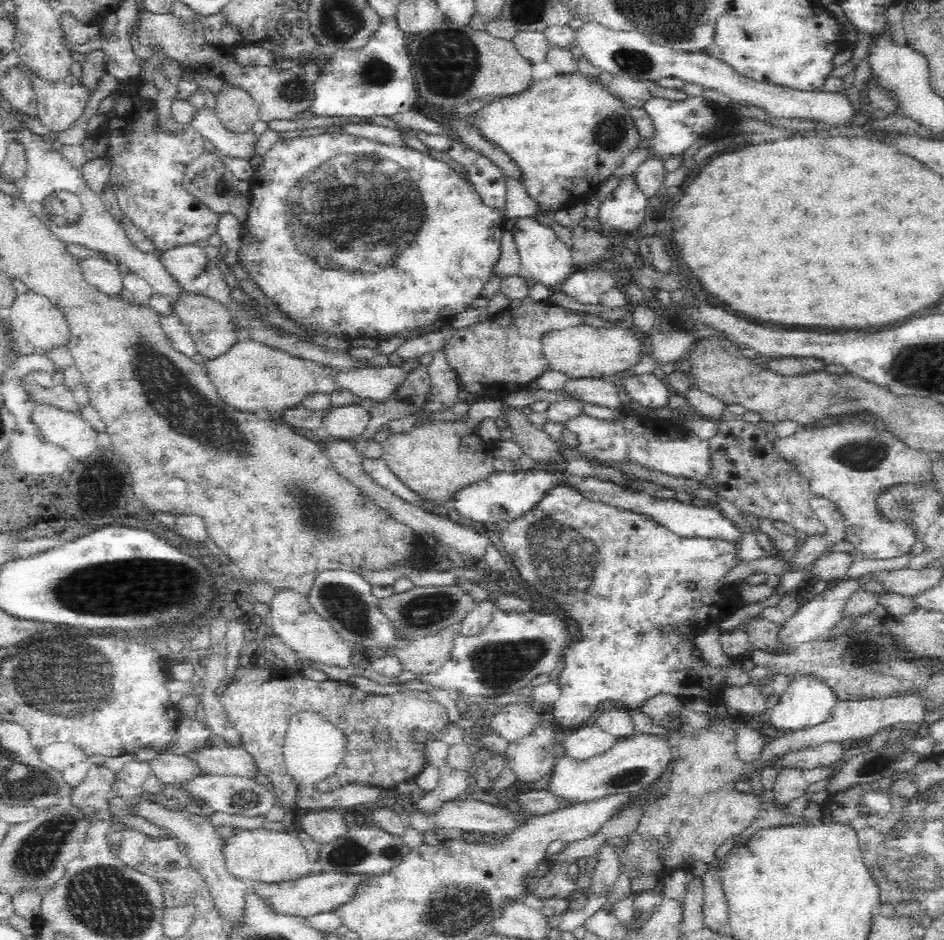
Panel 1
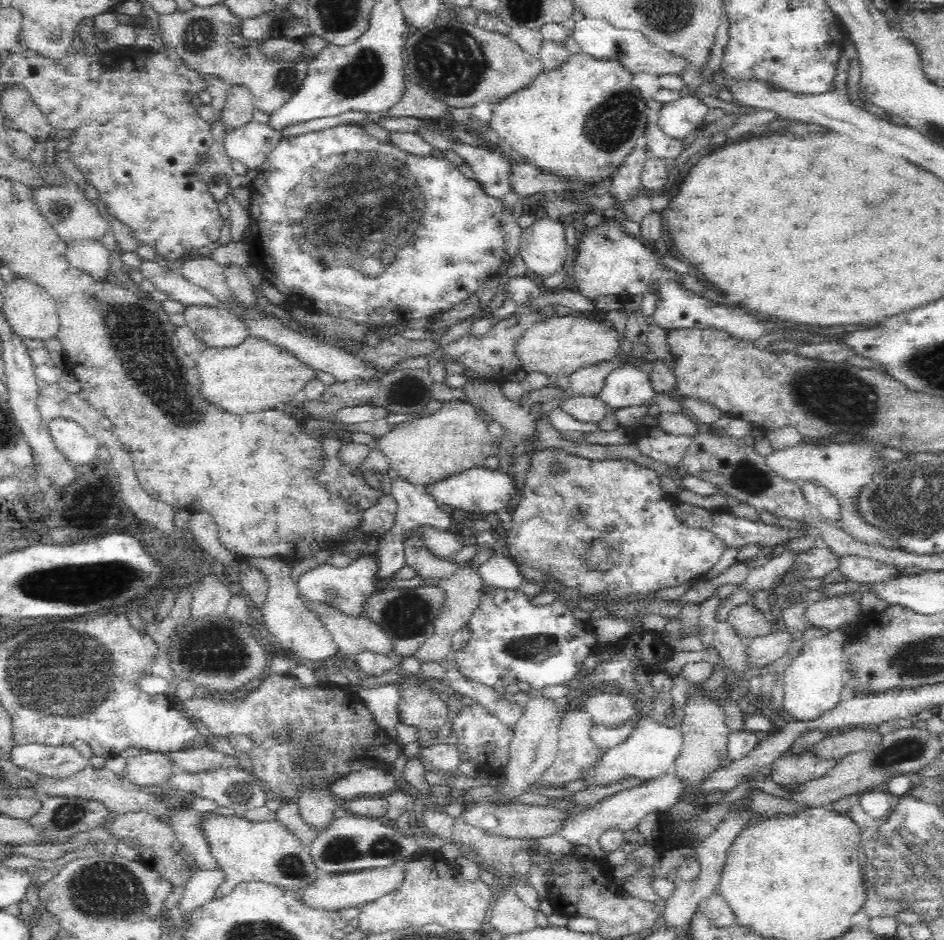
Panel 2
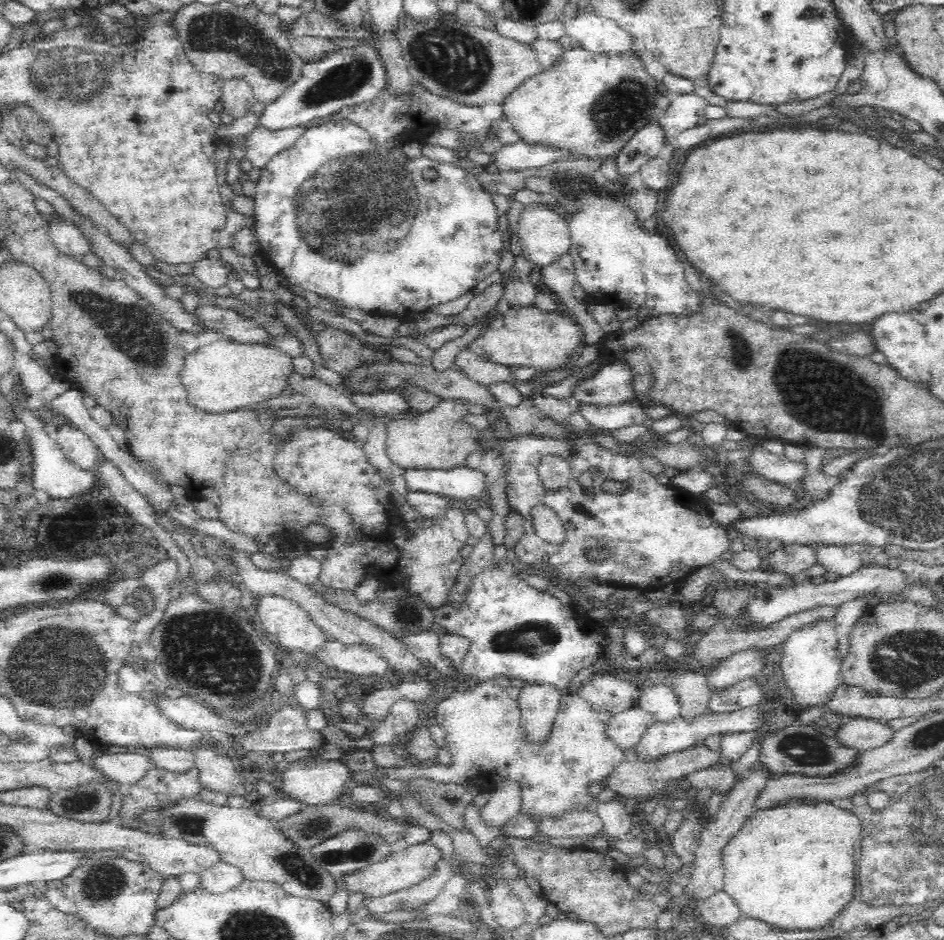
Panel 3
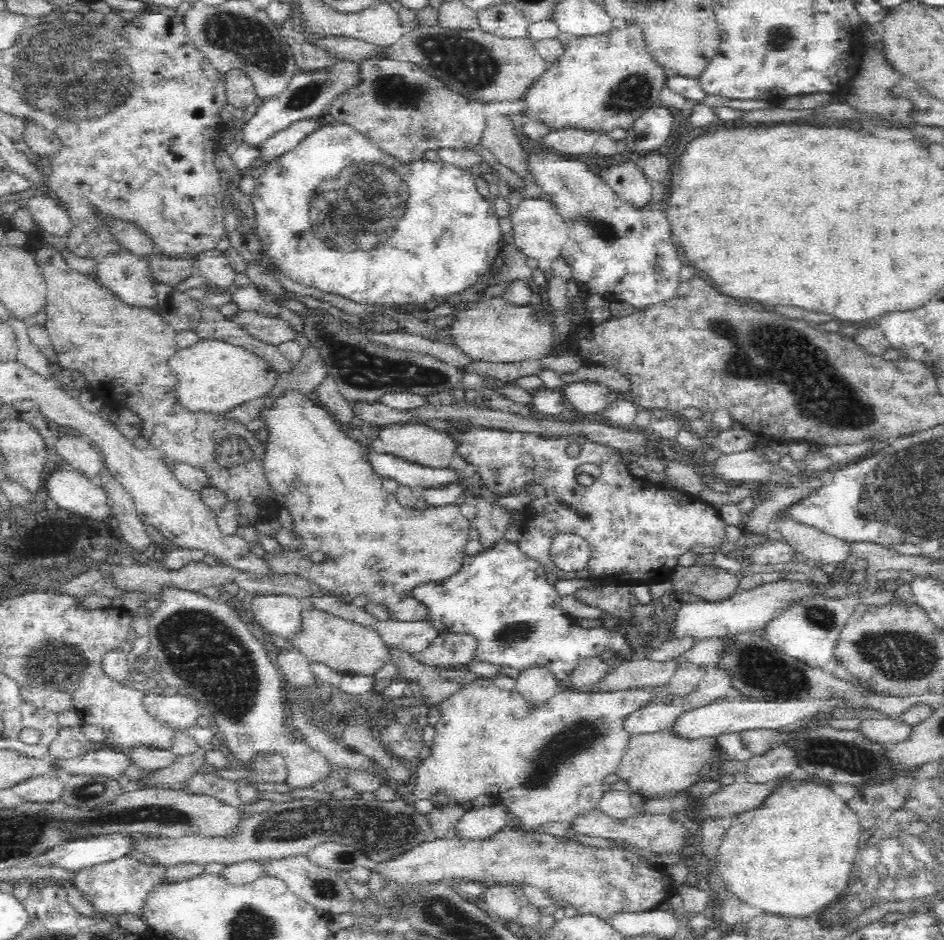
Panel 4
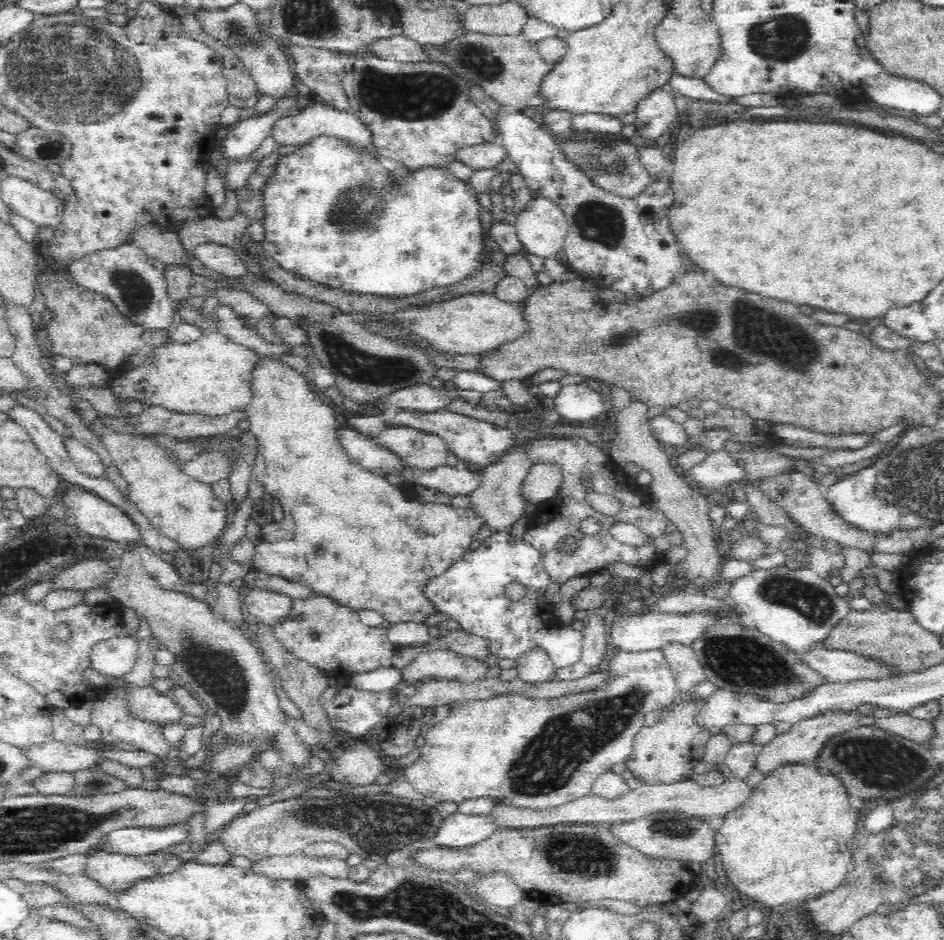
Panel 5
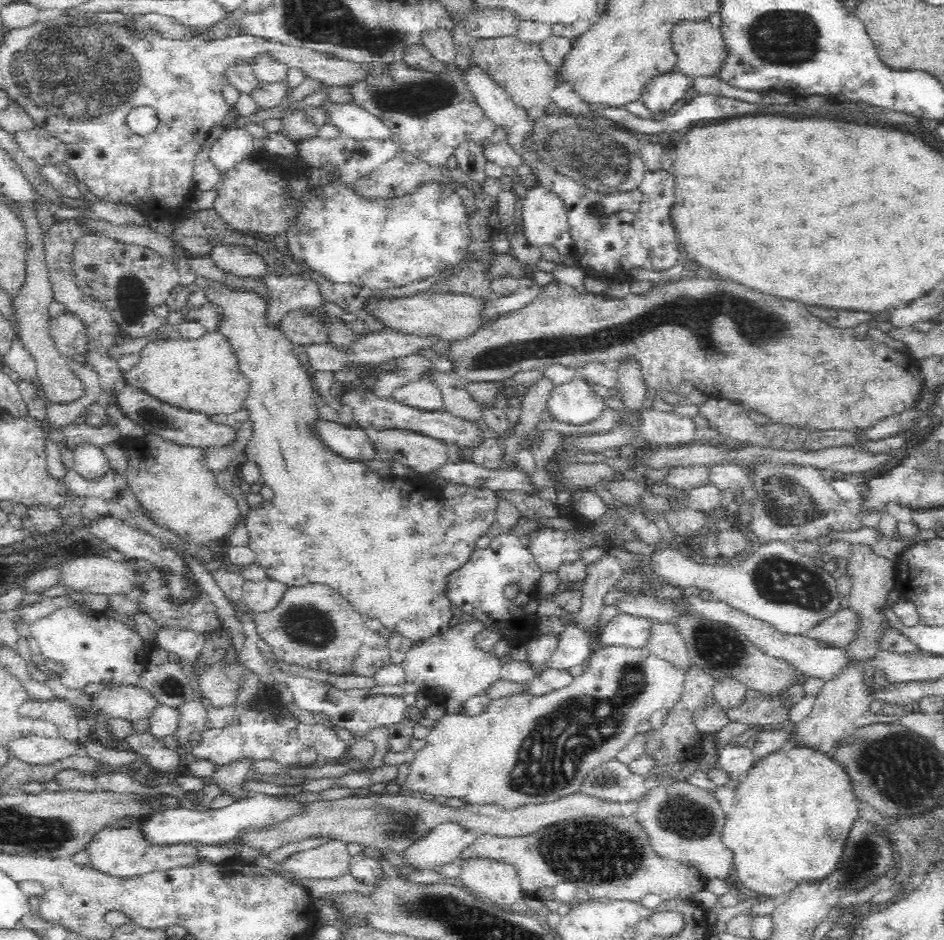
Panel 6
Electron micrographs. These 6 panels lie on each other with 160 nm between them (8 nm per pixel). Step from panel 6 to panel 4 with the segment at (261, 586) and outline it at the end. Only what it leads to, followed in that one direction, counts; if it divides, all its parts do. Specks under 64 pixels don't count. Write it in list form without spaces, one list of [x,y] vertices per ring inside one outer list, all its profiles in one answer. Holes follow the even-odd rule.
[[[286,594],[251,596],[246,605],[261,630],[284,638],[301,629],[301,613],[306,607],[301,599]]]

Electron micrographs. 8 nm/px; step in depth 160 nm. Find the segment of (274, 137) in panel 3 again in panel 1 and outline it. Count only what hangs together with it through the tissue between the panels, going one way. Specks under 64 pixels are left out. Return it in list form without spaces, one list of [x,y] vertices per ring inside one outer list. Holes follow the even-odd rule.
[[[206,105],[197,109],[190,125],[194,125],[224,156],[244,158],[248,161],[256,156],[256,144],[260,136],[252,129],[243,133],[228,130],[214,113],[214,109],[207,108]]]

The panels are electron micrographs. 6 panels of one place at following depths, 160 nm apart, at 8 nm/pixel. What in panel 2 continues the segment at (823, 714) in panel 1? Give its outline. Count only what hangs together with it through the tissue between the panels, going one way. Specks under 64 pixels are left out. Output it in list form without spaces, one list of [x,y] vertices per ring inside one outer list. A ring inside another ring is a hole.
[[[836,629],[826,636],[802,642],[802,648],[793,654],[784,670],[783,707],[796,721],[812,721],[841,701],[840,693],[846,677],[846,658],[843,654],[846,639],[846,635]]]

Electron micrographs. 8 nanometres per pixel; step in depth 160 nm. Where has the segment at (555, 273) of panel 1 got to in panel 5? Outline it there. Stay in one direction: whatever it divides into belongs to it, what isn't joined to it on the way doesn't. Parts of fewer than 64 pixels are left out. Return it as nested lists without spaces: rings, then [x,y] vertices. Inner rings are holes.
[[[534,195],[523,210],[516,214],[514,226],[517,230],[518,239],[526,252],[543,259],[557,258],[558,252],[563,249],[569,229],[560,205],[542,195]]]

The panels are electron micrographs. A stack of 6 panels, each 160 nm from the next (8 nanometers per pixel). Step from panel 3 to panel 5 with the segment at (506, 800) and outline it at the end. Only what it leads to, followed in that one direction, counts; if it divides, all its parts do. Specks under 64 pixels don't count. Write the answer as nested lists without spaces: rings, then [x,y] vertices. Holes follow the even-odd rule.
[[[456,811],[443,818],[432,842],[440,849],[461,850],[482,842],[497,829],[488,815],[468,815]]]

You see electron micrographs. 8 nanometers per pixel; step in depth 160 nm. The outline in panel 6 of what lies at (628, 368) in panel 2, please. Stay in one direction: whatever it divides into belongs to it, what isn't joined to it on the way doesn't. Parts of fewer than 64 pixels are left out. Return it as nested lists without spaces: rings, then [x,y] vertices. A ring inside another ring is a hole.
[[[575,377],[552,389],[547,400],[547,416],[564,424],[586,424],[602,414],[604,397],[596,393],[588,382]]]

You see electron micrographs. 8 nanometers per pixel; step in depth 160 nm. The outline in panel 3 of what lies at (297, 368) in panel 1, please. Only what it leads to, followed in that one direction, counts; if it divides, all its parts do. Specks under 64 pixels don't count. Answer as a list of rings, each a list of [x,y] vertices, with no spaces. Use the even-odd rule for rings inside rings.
[[[218,339],[187,353],[180,368],[190,406],[208,410],[210,414],[232,412],[251,404],[271,399],[287,384],[286,376],[294,372],[290,356],[278,348],[263,344],[242,344]]]

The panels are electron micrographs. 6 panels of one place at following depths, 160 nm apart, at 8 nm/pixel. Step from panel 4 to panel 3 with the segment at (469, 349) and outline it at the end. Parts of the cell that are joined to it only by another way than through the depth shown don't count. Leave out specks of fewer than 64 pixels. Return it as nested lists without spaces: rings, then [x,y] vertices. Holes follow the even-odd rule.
[[[513,306],[504,314],[490,316],[483,321],[482,332],[478,336],[477,341],[480,343],[482,352],[486,354],[486,358],[497,364],[508,367],[533,367],[536,372],[554,371],[570,365],[570,360],[576,352],[582,348],[582,332],[578,325],[572,320],[571,315],[567,313],[558,315],[555,312],[539,310],[535,307],[518,307],[515,310]]]

